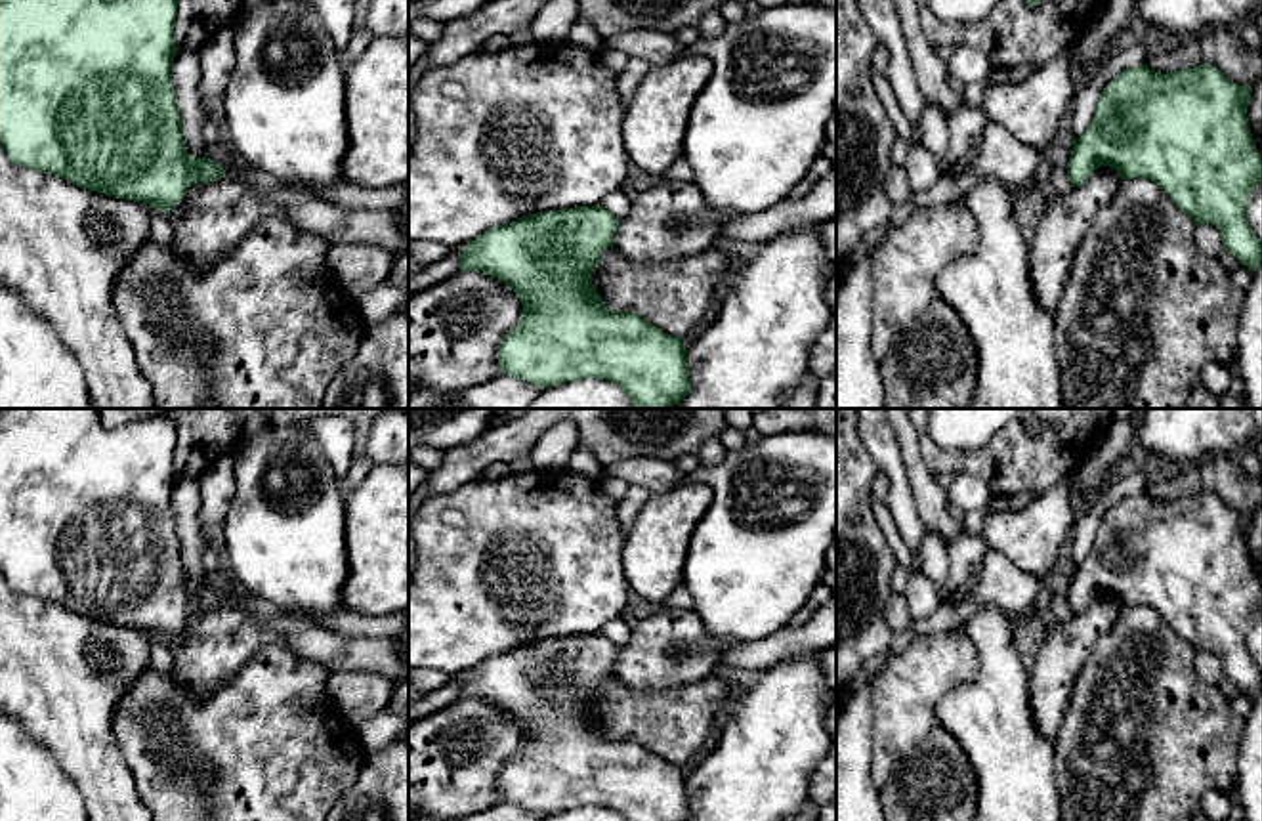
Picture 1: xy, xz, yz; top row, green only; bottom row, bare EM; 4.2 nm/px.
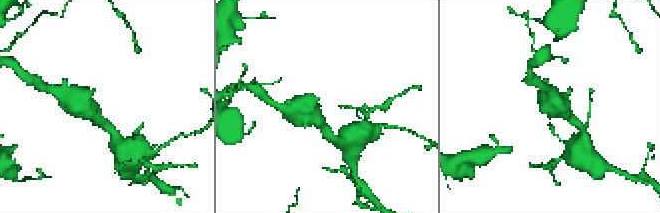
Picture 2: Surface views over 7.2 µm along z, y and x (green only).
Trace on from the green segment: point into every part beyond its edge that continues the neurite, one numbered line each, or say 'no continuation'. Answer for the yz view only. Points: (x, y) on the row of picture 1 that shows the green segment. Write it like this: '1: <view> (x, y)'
no continuation

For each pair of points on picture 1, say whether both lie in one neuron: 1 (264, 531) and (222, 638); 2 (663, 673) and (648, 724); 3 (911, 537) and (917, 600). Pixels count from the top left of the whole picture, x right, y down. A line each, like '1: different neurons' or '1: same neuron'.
1: different neurons
2: different neurons
3: different neurons

